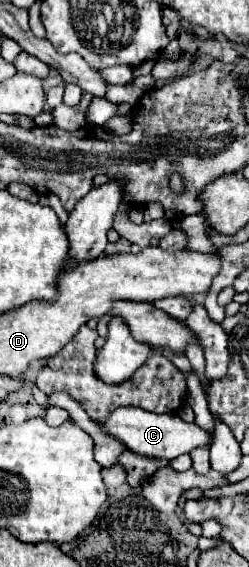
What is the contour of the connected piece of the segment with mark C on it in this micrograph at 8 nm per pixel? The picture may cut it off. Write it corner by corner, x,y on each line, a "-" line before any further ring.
117,408
107,416
105,422
101,422
101,428
111,438
119,440
127,450
149,458
173,460
179,454
209,444
209,434
203,432
197,424
183,422
179,416
173,414
153,414
143,408

